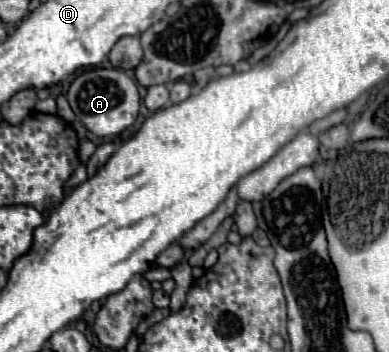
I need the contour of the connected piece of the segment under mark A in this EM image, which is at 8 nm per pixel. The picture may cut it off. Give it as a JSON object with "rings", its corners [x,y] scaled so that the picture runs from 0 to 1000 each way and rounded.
{"rings":[[[231,196],[206,207],[185,230],[170,281],[190,327],[221,355],[226,372],[237,372],[252,389],[298,384],[324,361],[334,361],[350,344],[360,304],[360,270],[350,236],[308,196]]]}

